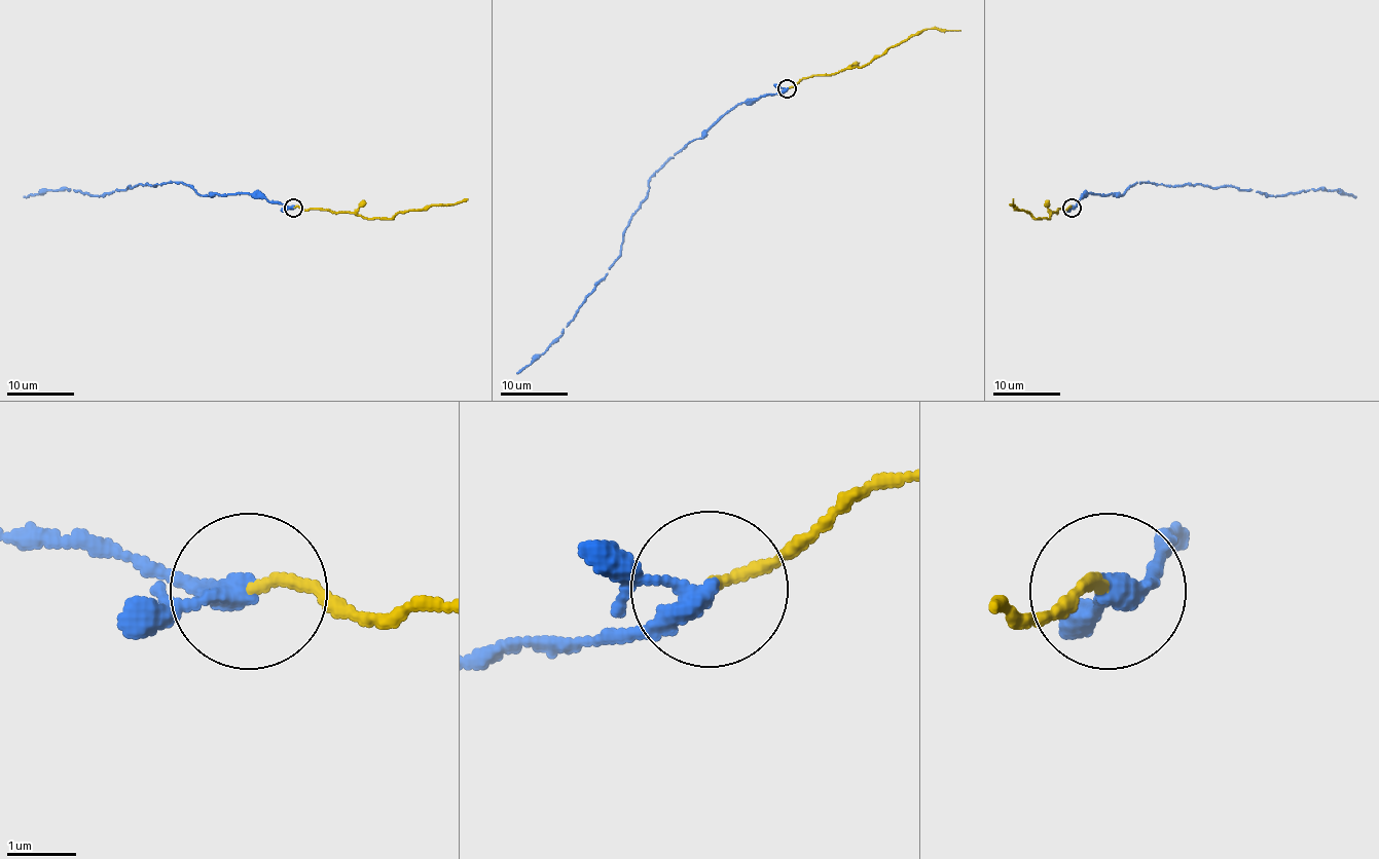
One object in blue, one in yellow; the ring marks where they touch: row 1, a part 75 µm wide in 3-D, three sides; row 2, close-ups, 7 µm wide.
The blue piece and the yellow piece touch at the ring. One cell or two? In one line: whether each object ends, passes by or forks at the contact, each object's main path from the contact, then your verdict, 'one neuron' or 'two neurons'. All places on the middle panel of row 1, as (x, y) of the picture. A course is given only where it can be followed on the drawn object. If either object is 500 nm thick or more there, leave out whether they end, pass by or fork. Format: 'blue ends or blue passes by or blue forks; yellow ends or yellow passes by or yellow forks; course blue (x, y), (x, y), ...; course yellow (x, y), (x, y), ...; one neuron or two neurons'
blue passes by; yellow ends; course blue (787, 89), (735, 104), (651, 177), (647, 197), (630, 219), (622, 250), (607, 275), (559, 336), (517, 373); course yellow (787, 89), (806, 77), (863, 67), (923, 30), (960, 30); one neuron

